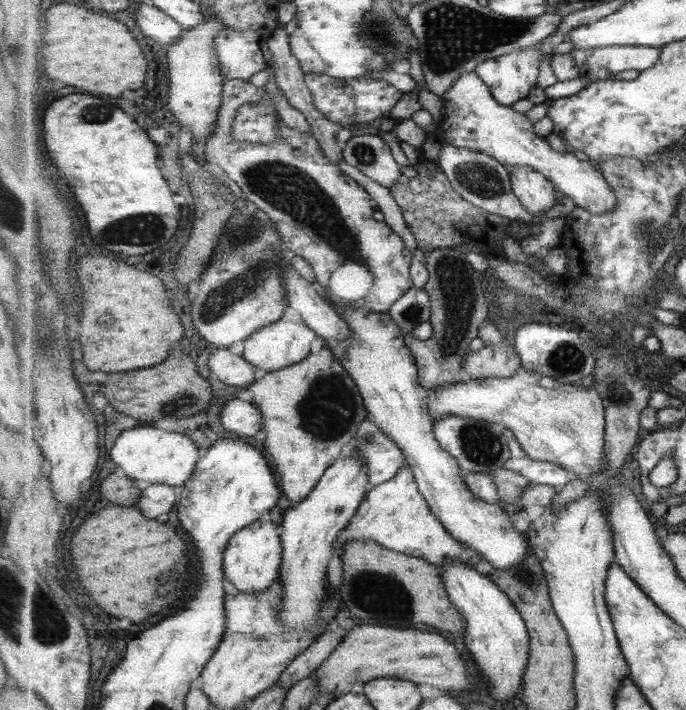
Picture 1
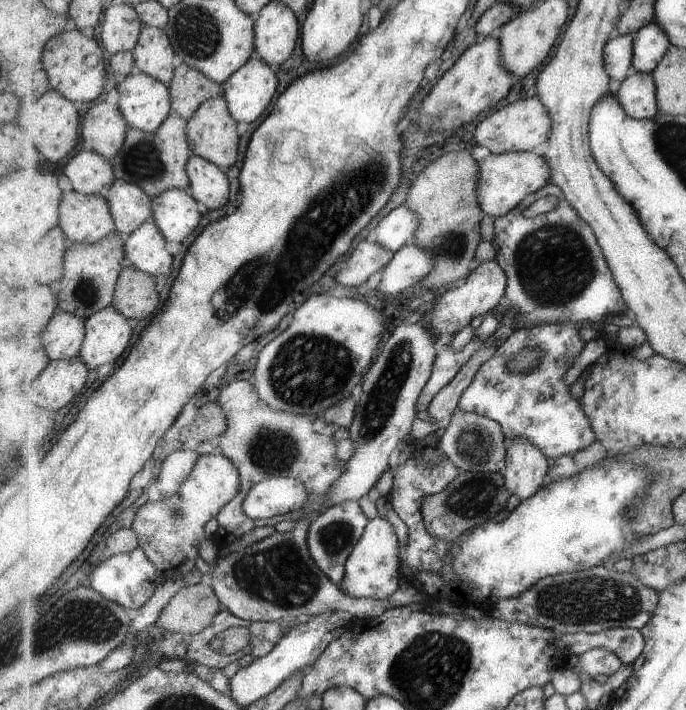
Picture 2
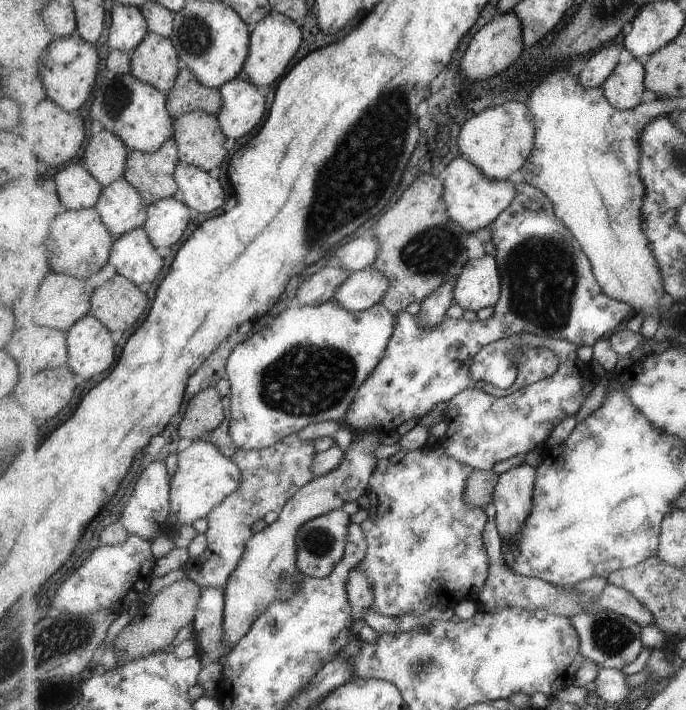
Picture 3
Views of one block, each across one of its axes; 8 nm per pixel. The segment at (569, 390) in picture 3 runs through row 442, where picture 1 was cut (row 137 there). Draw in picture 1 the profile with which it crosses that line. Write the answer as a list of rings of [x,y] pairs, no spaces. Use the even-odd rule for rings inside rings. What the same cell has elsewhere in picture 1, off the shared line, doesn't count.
[[[476,71],[463,73],[445,93],[443,100],[447,116],[438,125],[446,144],[494,156],[507,167],[527,165],[536,168],[556,185],[560,195],[565,195],[574,206],[587,209],[595,215],[615,211],[617,195],[604,174],[595,169],[587,157],[572,149],[563,153],[553,150],[545,136],[535,133],[534,122],[529,121],[525,112],[519,113],[511,106],[501,104]]]

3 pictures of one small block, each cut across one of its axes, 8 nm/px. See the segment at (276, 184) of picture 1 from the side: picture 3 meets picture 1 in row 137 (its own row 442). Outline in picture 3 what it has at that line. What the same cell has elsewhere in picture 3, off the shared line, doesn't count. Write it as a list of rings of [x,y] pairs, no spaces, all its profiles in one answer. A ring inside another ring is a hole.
[[[227,412],[227,417],[223,420],[223,424],[221,424],[217,430],[207,434],[206,439],[211,442],[211,444],[216,444],[222,451],[226,452],[226,455],[230,459],[234,459],[239,463],[241,472],[244,472],[243,482],[241,482],[241,486],[237,488],[232,495],[228,496],[227,500],[223,500],[206,518],[208,521],[208,529],[205,535],[208,546],[202,555],[196,558],[190,558],[189,562],[187,562],[183,568],[186,578],[200,584],[202,588],[216,586],[225,588],[229,578],[231,578],[233,570],[235,570],[235,568],[241,564],[241,560],[243,560],[247,542],[249,542],[255,534],[253,526],[255,526],[257,522],[261,522],[261,520],[267,516],[267,512],[276,512],[279,514],[285,504],[287,504],[301,488],[317,477],[317,474],[313,472],[313,463],[316,462],[317,456],[317,442],[315,440],[305,440],[304,437],[295,433],[291,436],[287,436],[287,438],[281,440],[281,442],[259,450],[243,449],[239,448],[232,438],[230,422],[231,415]]]

